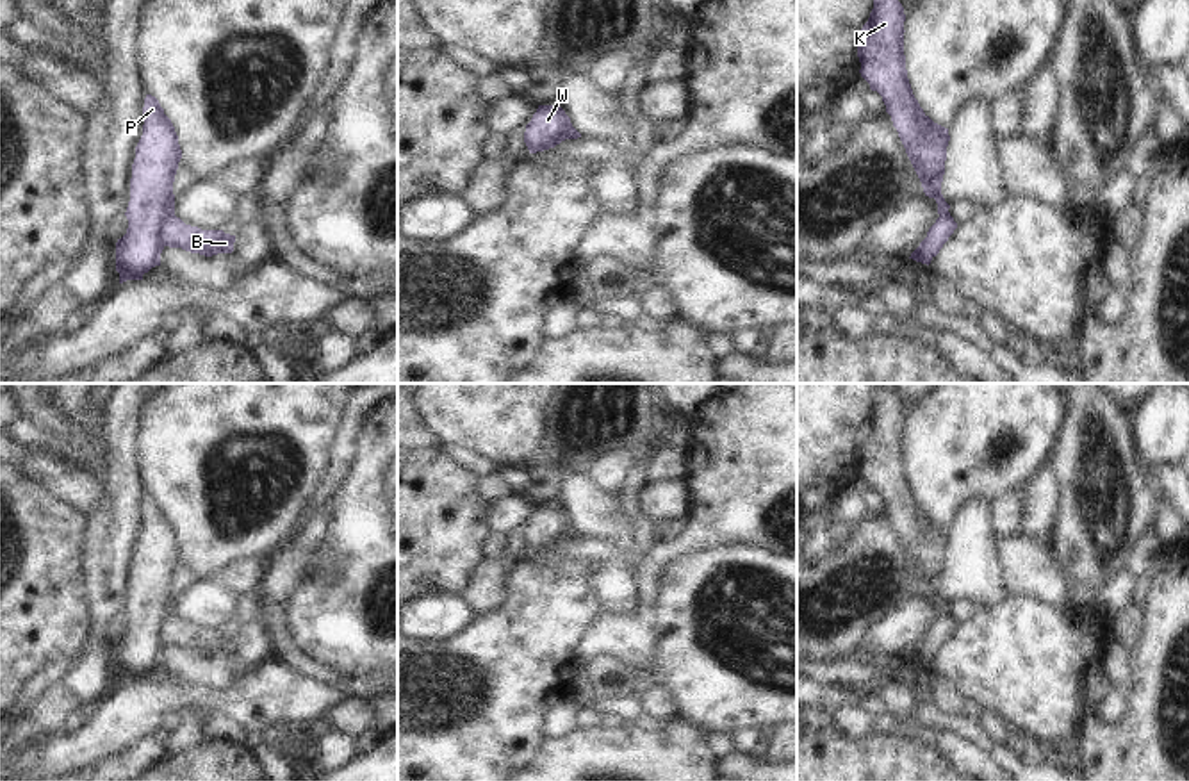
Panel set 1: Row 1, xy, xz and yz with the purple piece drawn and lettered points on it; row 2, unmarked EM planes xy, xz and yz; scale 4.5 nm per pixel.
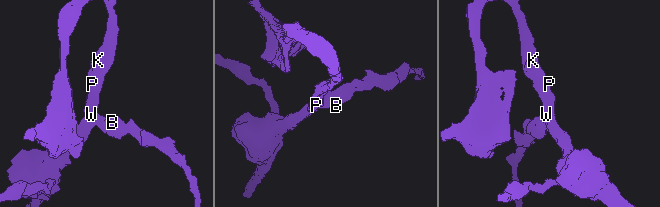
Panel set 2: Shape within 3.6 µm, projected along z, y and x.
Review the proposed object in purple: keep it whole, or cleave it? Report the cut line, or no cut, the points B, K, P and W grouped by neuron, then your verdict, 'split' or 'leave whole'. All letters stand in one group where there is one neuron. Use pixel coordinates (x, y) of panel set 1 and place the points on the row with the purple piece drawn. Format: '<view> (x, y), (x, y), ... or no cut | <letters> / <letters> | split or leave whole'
xy (173, 213), (164, 227), (163, 245) | B / K P W | split

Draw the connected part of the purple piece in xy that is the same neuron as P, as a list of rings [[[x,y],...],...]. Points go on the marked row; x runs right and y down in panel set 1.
[[[146,95],[143,114],[125,212],[128,228],[116,243],[119,284],[143,280],[144,273],[160,266],[164,226],[175,214],[173,182],[182,159],[178,136],[155,96]]]

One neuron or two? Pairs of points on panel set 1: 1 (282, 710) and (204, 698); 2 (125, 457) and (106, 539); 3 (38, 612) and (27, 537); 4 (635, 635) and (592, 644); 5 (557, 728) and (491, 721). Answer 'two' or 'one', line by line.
1: one
2: one
3: one
4: one
5: two

